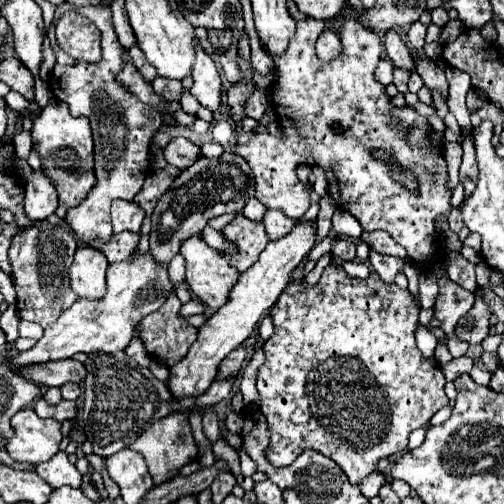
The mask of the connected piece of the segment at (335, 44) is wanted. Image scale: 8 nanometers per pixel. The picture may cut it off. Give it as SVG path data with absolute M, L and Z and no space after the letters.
M330 30L324 31L316 42L317 57L324 63L332 62L334 58L338 58L342 54L342 46L340 46L340 38L336 34L332 34Z

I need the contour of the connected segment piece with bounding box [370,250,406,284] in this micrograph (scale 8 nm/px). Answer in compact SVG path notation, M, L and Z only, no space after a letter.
M370 252L370 264L376 270L376 274L386 282L386 284L394 284L396 274L404 268L404 260L396 258L396 256L384 256L378 252Z

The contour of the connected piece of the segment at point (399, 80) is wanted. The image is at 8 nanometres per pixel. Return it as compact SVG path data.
M400 68L394 70L394 84L396 84L398 92L402 92L402 94L408 92L408 80L410 80L410 72L400 70Z

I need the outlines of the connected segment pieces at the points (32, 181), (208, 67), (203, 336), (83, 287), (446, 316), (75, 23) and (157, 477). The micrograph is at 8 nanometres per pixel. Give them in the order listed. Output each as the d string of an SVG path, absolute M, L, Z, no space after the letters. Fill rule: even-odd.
M38 170L24 180L24 212L30 220L40 222L58 208L58 194L52 182Z
M194 36L192 46L196 50L194 66L192 66L192 78L194 86L190 88L192 96L198 98L198 102L210 110L216 110L220 104L220 74L212 62L212 58L206 54L206 50L200 46L200 40Z
M312 222L308 224L296 224L296 228L284 236L284 240L268 242L268 246L262 250L260 258L256 260L254 266L250 266L246 272L240 274L240 280L236 288L230 290L228 302L218 308L200 328L198 328L198 338L190 346L188 354L178 360L170 368L170 378L168 378L168 388L176 400L180 398L198 398L202 392L210 388L210 384L216 378L218 364L238 346L242 344L256 324L268 314L270 306L278 300L278 296L284 292L292 270L302 262L302 258L308 254L308 250L316 244L316 226Z
M90 246L78 248L70 266L70 286L78 298L102 300L106 294L108 260L100 250Z
M442 276L438 280L438 288L440 292L434 302L434 316L440 320L440 328L444 330L444 334L454 336L458 318L474 304L474 292L464 290L460 284L450 280L450 276Z
M68 12L56 24L56 42L58 46L84 62L98 62L100 54L100 32L92 22L84 20L84 16Z
M174 412L174 414L166 416L164 420L156 420L156 424L152 424L148 430L144 430L130 444L130 448L138 450L144 456L154 484L162 484L164 480L170 480L176 474L178 468L182 468L184 464L196 460L196 454L198 454L196 442L194 442L192 432L190 432L188 416L184 412Z

